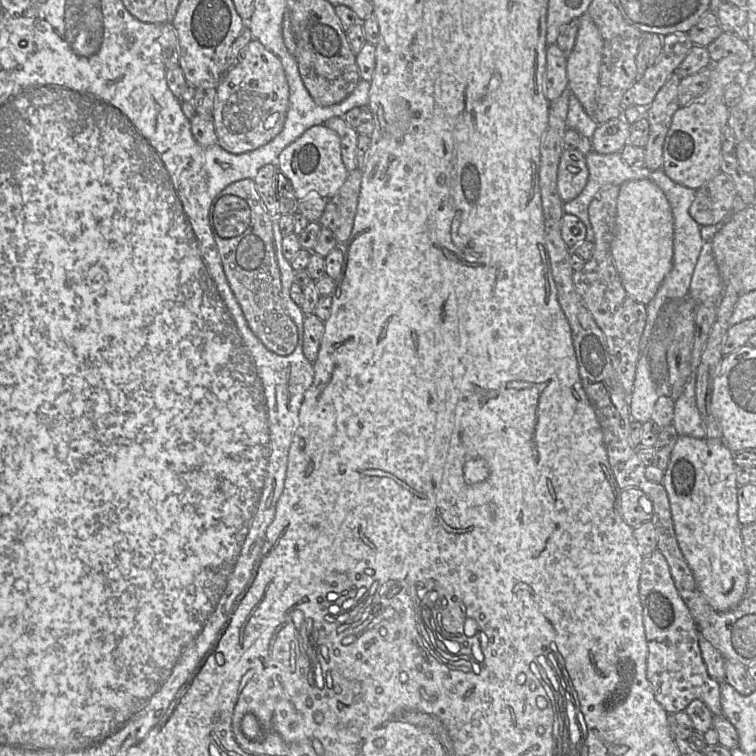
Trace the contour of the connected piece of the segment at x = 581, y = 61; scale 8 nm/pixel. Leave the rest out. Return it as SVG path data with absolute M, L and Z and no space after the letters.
M586 13L579 18L576 42L567 58L568 88L580 101L586 113L594 119L596 93L599 86L599 71L602 59L603 40L592 18Z

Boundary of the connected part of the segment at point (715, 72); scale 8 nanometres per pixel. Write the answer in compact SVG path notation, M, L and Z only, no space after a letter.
M738 56L723 58L710 66L708 89L691 103L681 106L673 115L663 146L662 170L673 181L698 190L721 172L722 135L728 123L730 108L725 104L726 88L734 83L743 67Z

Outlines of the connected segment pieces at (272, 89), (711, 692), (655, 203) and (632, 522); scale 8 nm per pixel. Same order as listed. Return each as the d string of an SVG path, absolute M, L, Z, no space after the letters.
M252 39L241 51L237 64L229 69L216 88L213 123L218 143L233 154L255 150L276 137L283 129L289 104L289 85L280 59L260 41Z
M658 549L648 557L642 557L639 598L647 644L647 677L656 701L668 714L673 714L685 711L687 706L697 699L709 708L713 716L721 715L720 684L708 674L703 661L699 647L700 631L688 606L675 586L666 558Z
M651 180L628 181L620 186L611 254L626 292L647 306L670 272L674 254L672 208L662 189Z
M637 487L620 489L619 508L623 519L632 528L653 519L652 501L644 491Z

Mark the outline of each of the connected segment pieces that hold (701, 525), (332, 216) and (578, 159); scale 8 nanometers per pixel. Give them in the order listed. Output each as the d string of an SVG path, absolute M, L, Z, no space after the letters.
M679 435L661 482L668 494L674 528L679 547L691 567L700 591L718 612L735 609L742 601L748 583L748 572L743 559L742 524L738 519L734 453L723 440Z
M351 170L336 195L325 199L327 200L326 206L318 222L322 227L326 227L334 233L337 248L339 248L339 244L345 244L350 238L357 211L361 181L362 170Z
M577 149L563 151L557 180L561 200L566 203L578 197L586 187L588 179L586 155Z

